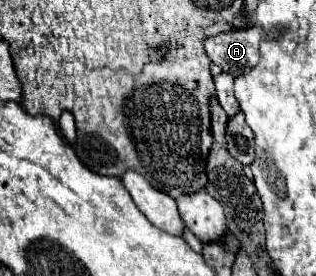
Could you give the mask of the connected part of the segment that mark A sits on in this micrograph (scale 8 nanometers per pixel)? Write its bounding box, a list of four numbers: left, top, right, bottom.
[205,27,267,77]

